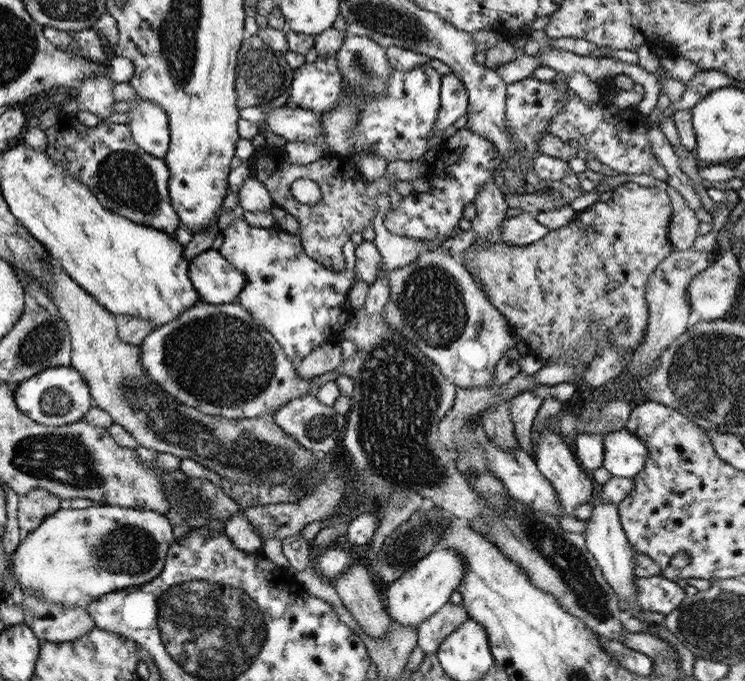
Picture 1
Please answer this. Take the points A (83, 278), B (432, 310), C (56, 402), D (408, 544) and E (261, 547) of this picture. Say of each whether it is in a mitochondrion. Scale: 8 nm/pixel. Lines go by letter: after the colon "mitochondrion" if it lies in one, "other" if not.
A: other
B: mitochondrion
C: mitochondrion
D: mitochondrion
E: other

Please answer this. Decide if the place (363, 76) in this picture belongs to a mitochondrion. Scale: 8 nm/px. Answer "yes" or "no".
yes

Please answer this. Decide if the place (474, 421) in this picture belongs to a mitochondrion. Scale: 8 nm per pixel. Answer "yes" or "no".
no

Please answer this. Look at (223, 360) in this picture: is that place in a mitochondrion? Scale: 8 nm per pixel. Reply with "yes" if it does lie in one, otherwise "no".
yes

